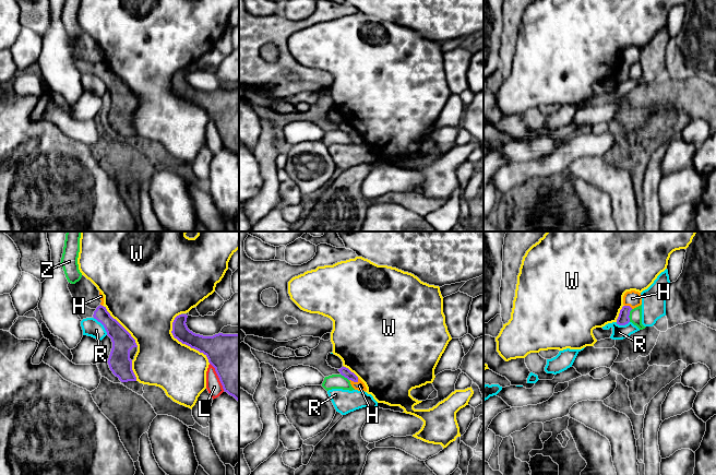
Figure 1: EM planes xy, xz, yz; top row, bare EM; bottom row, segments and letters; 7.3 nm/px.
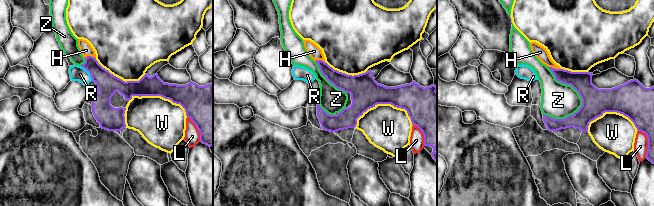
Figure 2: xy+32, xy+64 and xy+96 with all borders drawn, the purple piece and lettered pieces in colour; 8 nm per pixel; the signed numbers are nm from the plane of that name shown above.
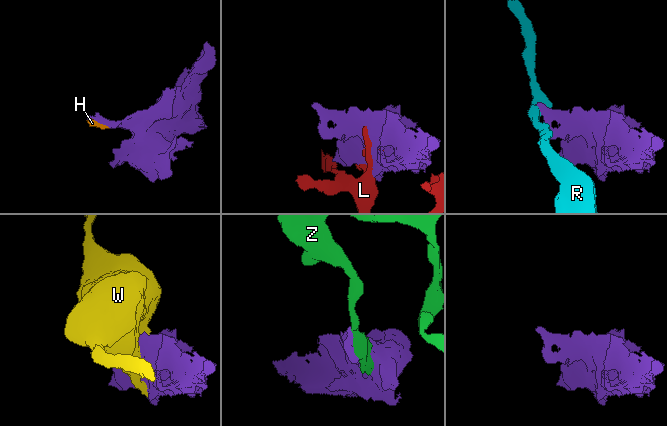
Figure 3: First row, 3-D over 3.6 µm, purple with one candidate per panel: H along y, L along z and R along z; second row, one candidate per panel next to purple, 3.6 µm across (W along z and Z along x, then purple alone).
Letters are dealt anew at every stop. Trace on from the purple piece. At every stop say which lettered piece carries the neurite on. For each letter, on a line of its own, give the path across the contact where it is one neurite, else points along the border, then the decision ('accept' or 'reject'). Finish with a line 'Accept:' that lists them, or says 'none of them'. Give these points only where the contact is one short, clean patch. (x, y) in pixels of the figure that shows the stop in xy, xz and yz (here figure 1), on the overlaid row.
H: across xz (346, 372), (354, 381), (359, 386) | accept
L: reject
R: along xy (93, 318), (103, 325), (107, 334) | reject
W: reject
Z: reject
Accept: H

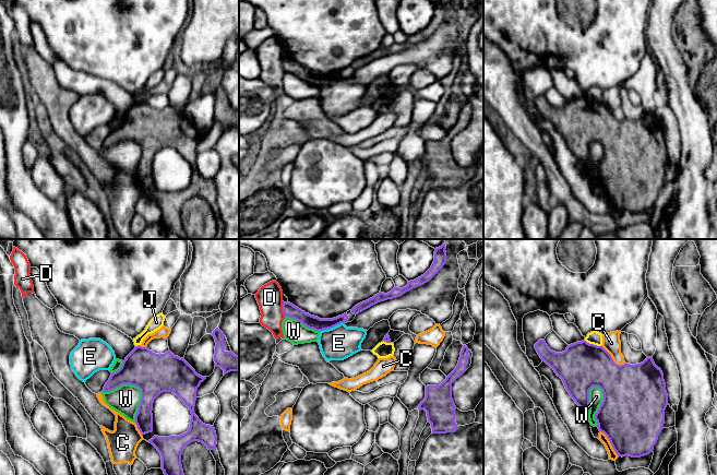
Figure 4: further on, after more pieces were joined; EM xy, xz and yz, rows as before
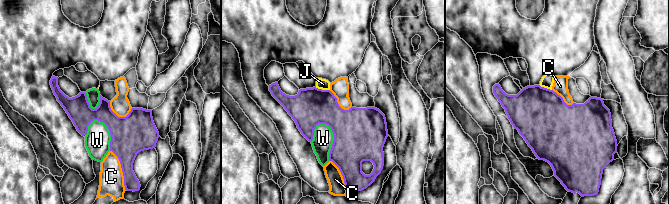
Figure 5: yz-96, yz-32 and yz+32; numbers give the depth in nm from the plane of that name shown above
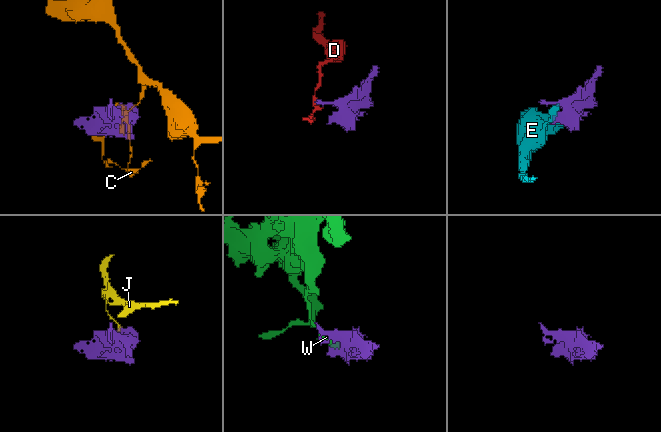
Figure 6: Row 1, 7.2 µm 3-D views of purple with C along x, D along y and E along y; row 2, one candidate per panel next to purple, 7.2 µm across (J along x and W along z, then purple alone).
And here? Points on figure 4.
C: reject
D: along xz (283, 303), (283, 313), (285, 316) | reject
E: along xz (343, 322), (319, 331) | reject
J: along yz (585, 340), (600, 346) | reject
W: reject
Accept: none of them

